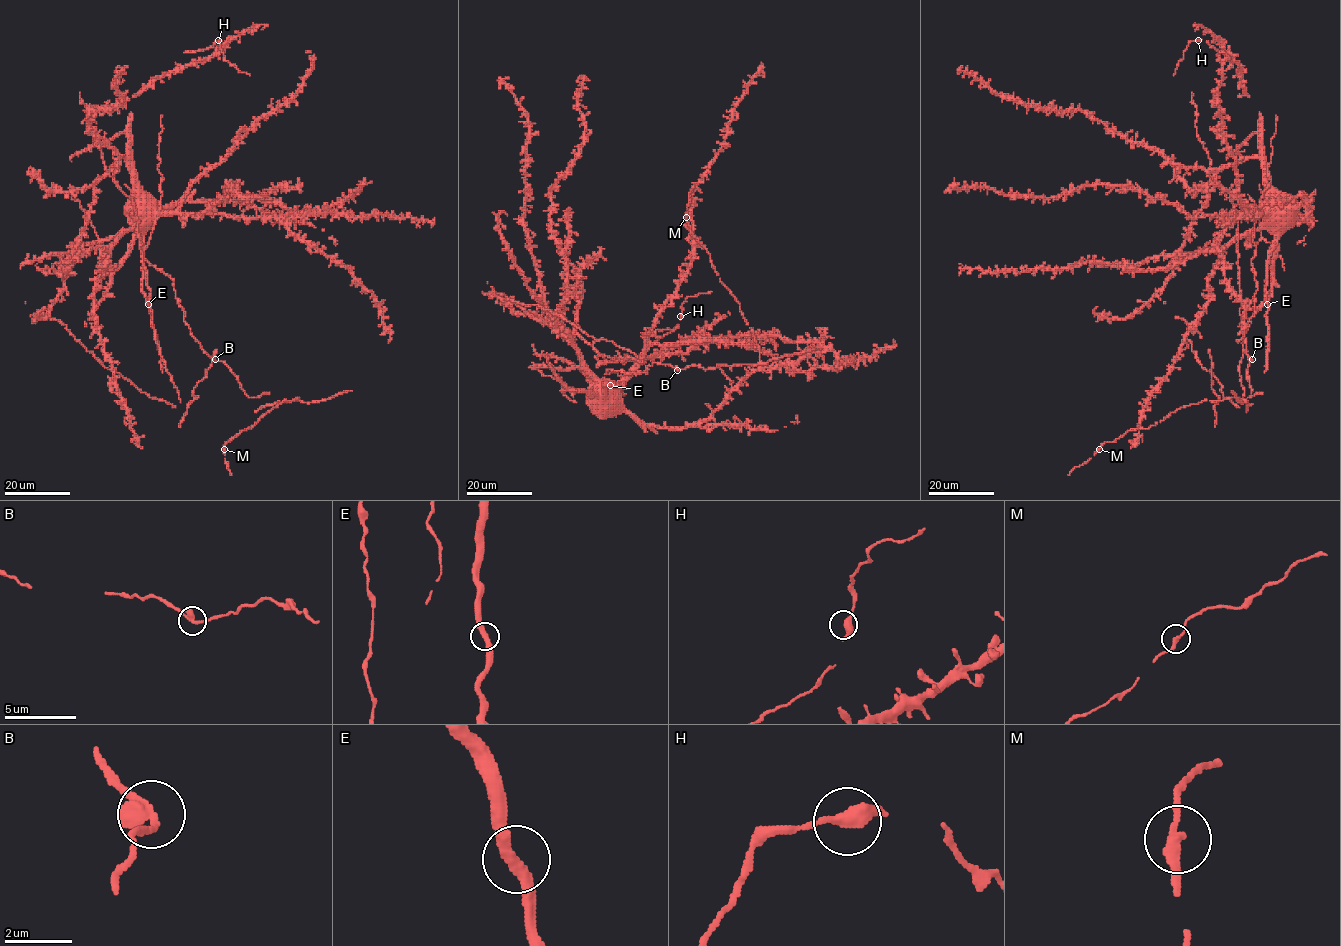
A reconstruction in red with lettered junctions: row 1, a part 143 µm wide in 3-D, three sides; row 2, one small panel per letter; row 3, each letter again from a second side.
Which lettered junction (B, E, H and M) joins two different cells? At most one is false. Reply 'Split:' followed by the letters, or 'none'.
Split: none

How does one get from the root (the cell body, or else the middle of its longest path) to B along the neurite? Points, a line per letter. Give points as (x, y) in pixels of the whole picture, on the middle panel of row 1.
B: (601, 384), (619, 383), (624, 378), (613, 371), (607, 374), (610, 369), (636, 375), (658, 363), (677, 369)

